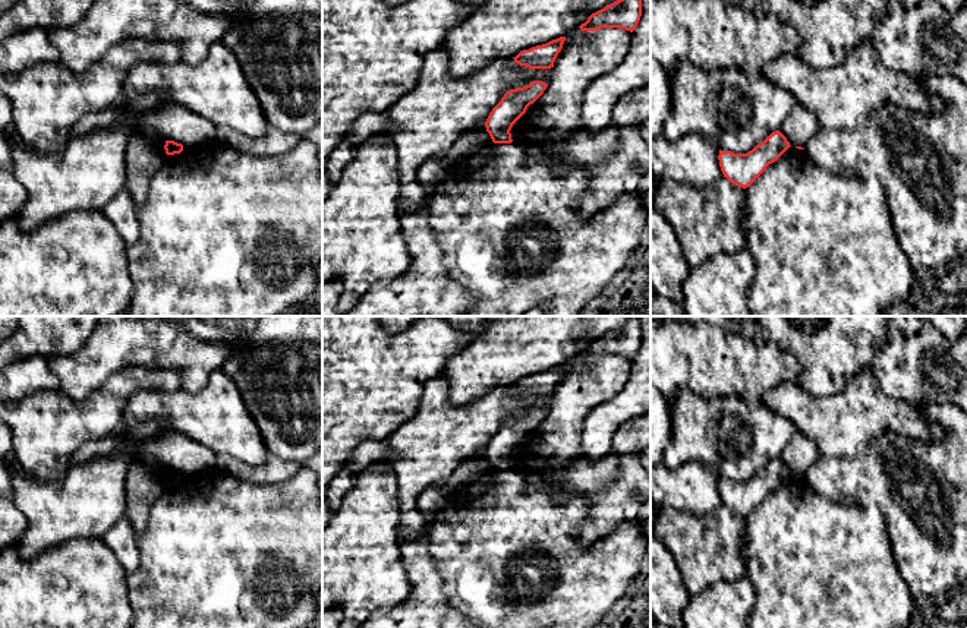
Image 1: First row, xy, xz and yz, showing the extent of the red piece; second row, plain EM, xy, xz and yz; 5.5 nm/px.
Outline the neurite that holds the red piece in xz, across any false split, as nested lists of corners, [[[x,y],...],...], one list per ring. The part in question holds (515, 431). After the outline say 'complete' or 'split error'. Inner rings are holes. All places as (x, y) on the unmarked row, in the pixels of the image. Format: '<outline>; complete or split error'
[[[542,408],[510,417],[489,441],[485,455],[494,471],[511,471],[511,455],[547,417]]]; complete

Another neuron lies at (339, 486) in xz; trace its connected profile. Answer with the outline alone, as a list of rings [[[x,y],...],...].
[[[343,468],[337,473],[337,476],[331,480],[327,493],[327,501],[331,512],[336,511],[336,506],[340,505],[341,499],[346,496],[347,490],[353,486],[357,473]]]

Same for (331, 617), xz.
[[[338,606],[322,610],[322,628],[338,628],[343,619],[343,610]]]

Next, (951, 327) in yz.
[[[923,316],[929,321],[945,338],[958,338],[967,331],[967,324],[961,316]]]

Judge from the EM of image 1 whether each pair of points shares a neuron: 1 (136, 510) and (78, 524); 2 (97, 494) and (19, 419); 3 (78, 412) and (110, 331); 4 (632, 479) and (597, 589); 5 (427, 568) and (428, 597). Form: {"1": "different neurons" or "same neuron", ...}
{"1": "different neurons", "2": "different neurons", "3": "different neurons", "4": "different neurons", "5": "same neuron"}

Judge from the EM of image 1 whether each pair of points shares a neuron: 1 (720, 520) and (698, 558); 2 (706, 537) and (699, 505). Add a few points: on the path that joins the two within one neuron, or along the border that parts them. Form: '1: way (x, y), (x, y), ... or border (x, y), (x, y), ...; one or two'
1: way (720, 529), (720, 535), (706, 549); one
2: border (723, 502), (701, 516), (680, 513), (668, 507); two

